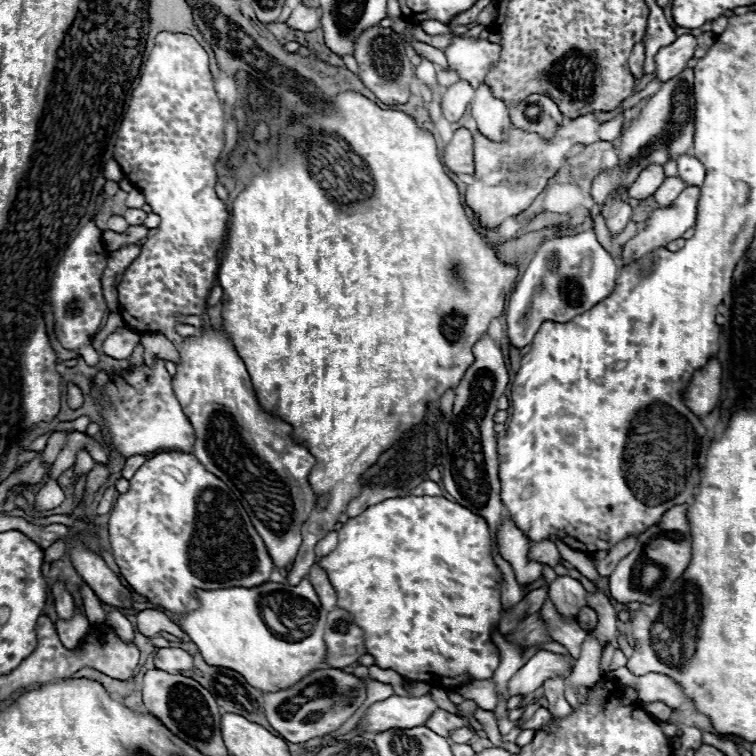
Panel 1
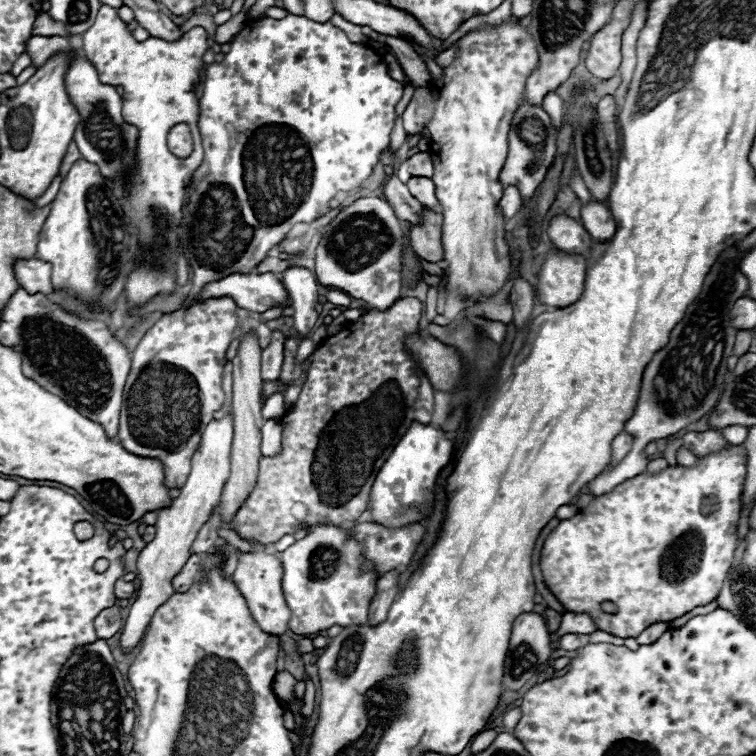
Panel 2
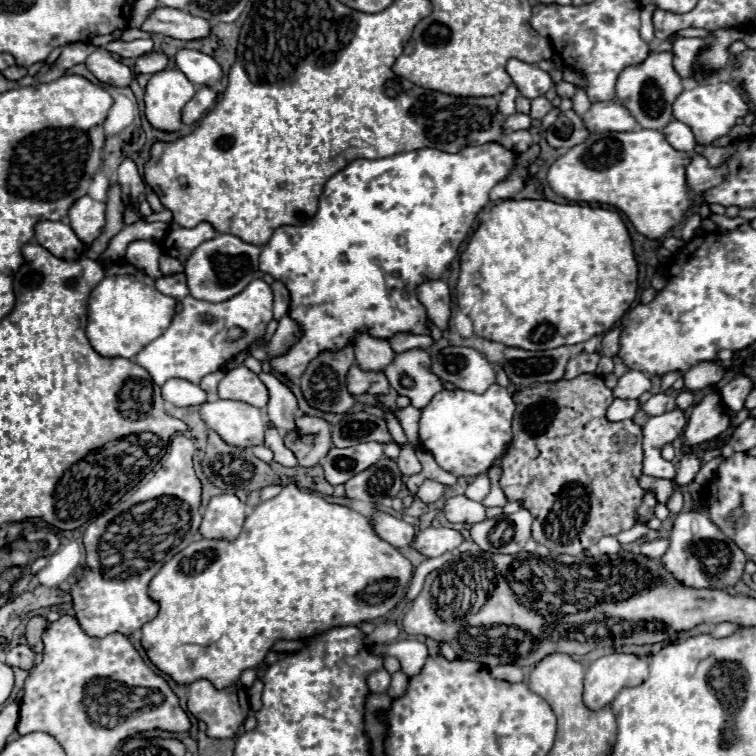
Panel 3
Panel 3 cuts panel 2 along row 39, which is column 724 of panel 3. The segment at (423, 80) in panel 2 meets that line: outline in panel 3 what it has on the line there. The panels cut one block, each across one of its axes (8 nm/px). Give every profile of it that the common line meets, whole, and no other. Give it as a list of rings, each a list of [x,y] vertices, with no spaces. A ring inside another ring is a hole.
[[[744,372],[736,374],[726,386],[720,388],[720,396],[722,396],[724,406],[728,410],[740,410],[752,388],[754,388],[754,382],[748,374],[744,374]]]

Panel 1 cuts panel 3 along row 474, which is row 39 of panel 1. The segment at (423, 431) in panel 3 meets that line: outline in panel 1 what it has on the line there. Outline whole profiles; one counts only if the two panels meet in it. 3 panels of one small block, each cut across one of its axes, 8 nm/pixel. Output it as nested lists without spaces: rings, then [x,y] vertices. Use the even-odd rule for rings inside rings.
[[[454,38],[454,42],[444,50],[448,66],[460,74],[462,80],[478,88],[484,82],[486,72],[500,58],[500,46],[478,40],[478,38]]]

